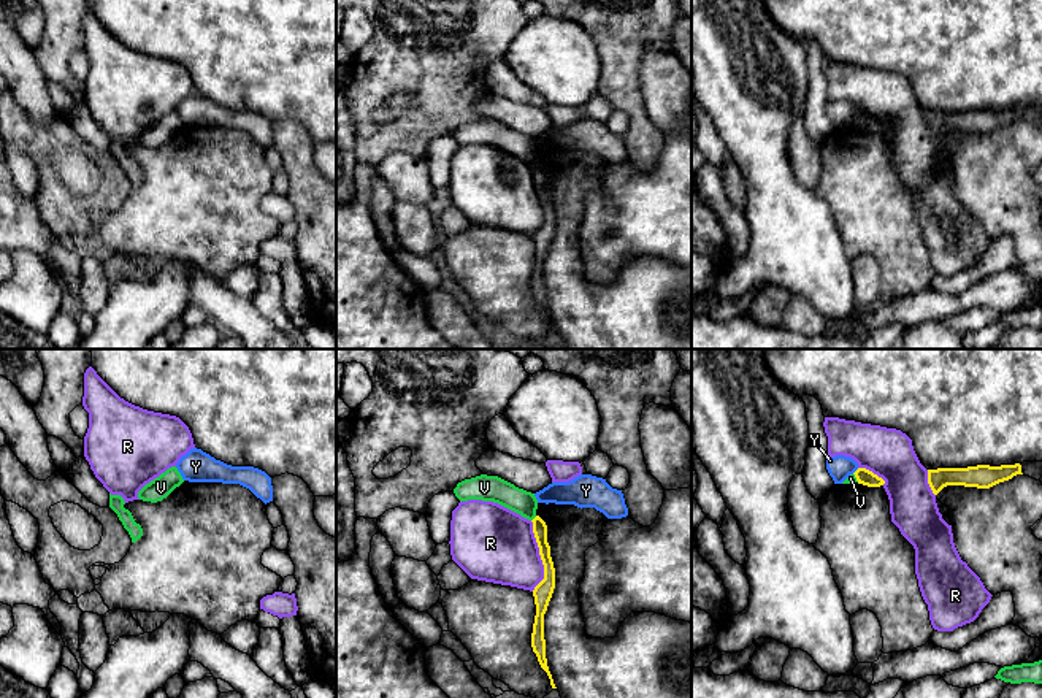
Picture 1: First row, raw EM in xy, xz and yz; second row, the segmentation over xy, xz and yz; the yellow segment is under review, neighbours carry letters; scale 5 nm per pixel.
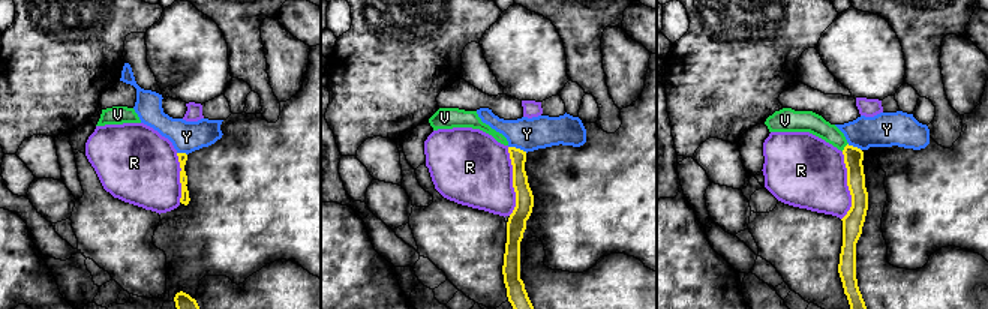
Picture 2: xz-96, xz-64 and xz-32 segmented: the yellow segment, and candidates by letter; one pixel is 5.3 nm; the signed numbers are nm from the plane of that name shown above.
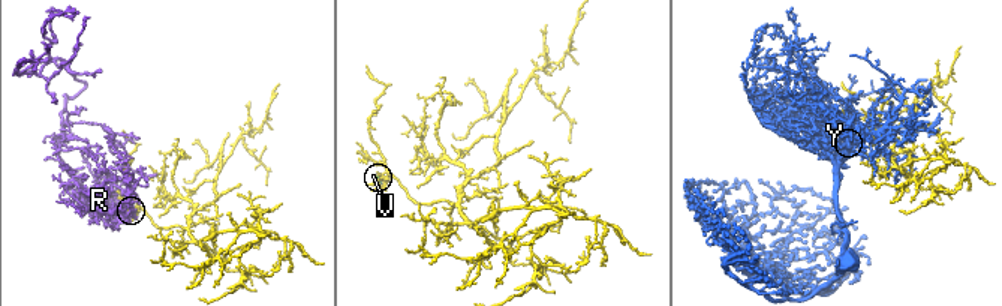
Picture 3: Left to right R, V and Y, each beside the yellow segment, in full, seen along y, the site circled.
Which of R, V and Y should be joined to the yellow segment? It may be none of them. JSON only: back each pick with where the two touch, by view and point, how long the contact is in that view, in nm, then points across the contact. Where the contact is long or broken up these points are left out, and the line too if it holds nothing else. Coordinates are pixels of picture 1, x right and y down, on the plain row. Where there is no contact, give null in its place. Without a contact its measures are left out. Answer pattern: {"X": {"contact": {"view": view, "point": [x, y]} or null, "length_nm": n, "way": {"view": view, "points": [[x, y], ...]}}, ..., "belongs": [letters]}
{"belongs": []}

